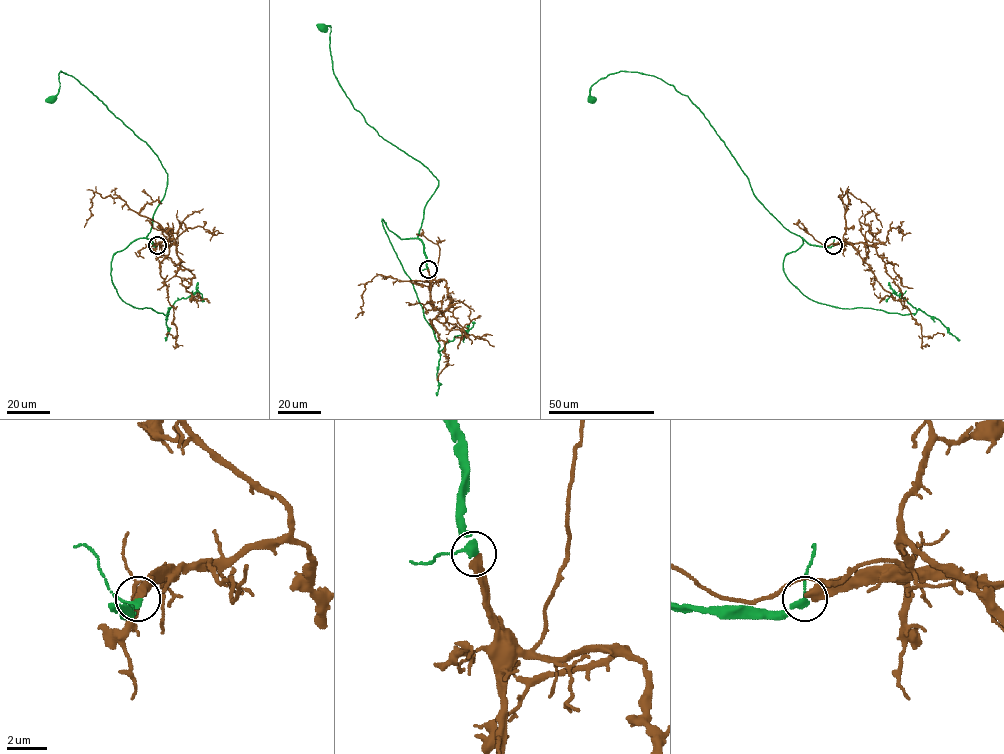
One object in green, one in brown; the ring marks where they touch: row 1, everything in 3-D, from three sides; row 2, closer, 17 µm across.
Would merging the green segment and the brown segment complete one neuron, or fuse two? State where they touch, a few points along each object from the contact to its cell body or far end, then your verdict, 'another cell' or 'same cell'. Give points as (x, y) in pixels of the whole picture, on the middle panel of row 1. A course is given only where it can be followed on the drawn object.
(428, 269) | green via (428, 269), (418, 237), (438, 180), (384, 139), (354, 108), (334, 74), (331, 27), (321, 27) | brown via (428, 269), (431, 304), (440, 311), (431, 325), (444, 342), (448, 359), (438, 379) | same cell

